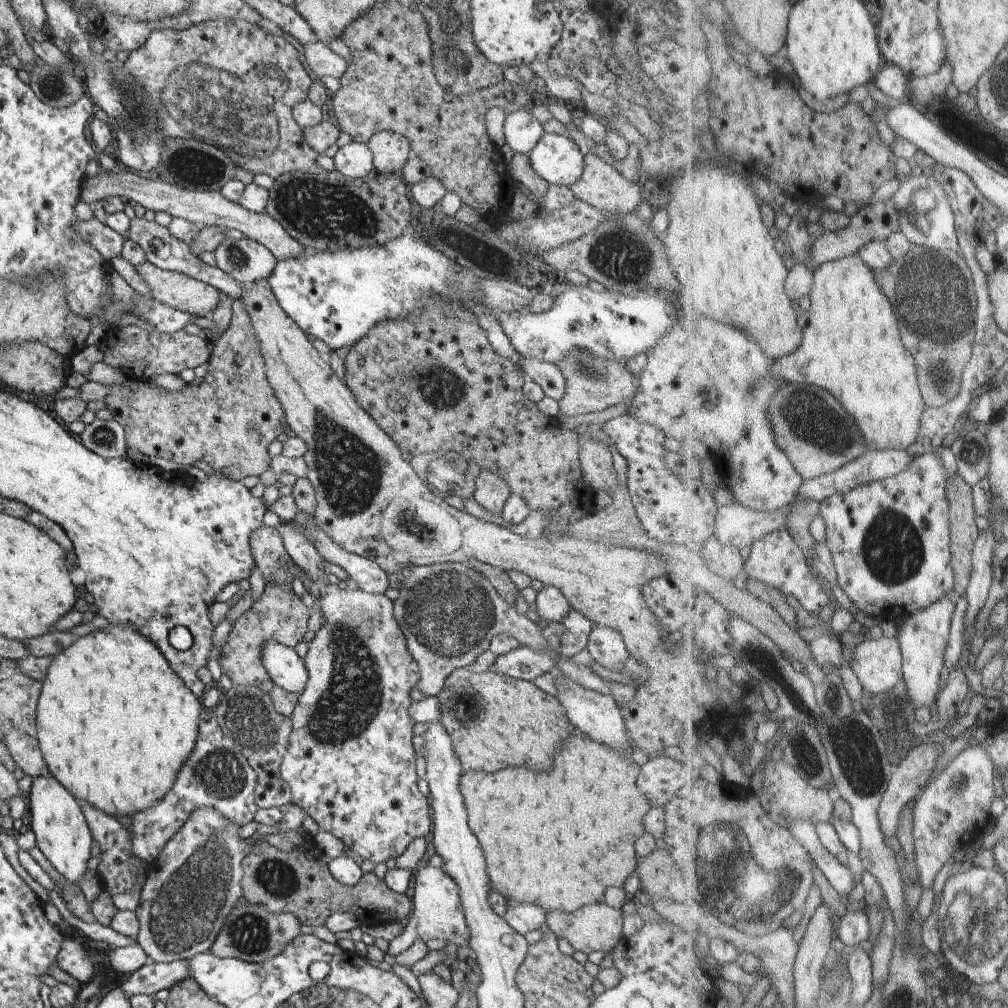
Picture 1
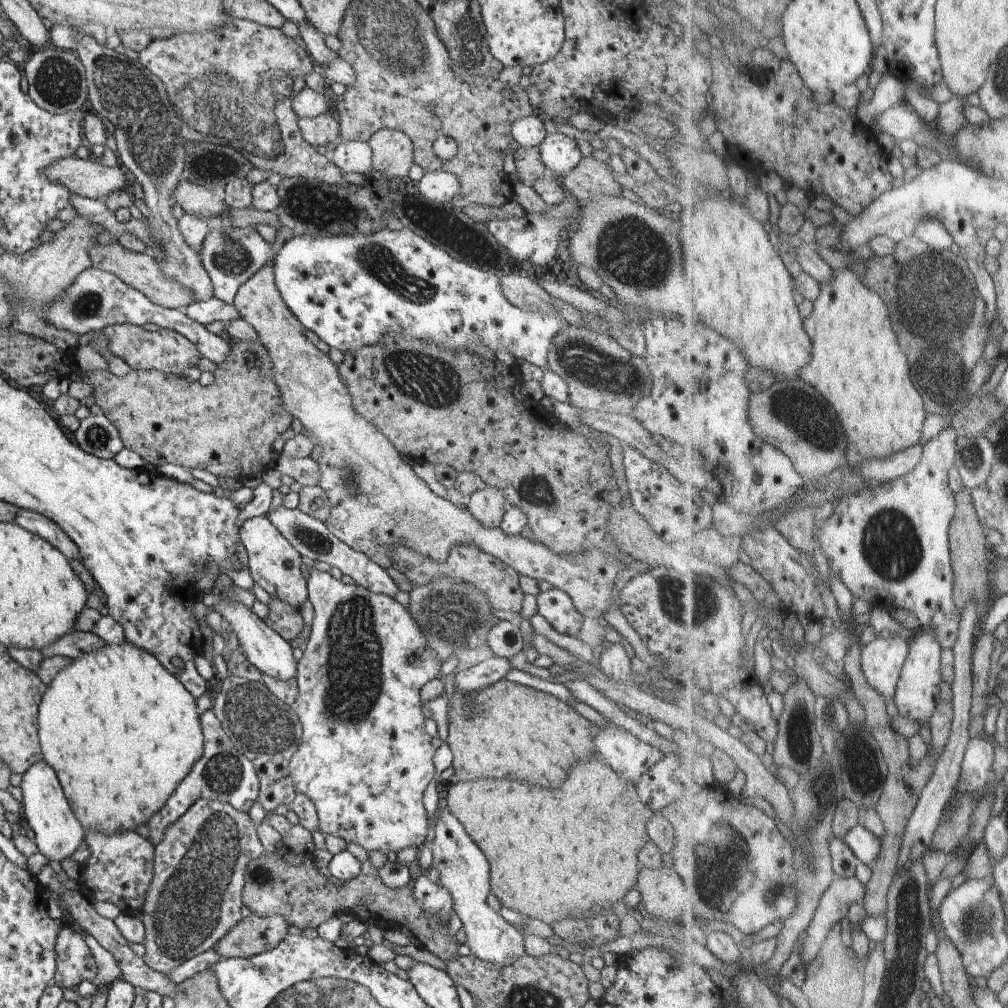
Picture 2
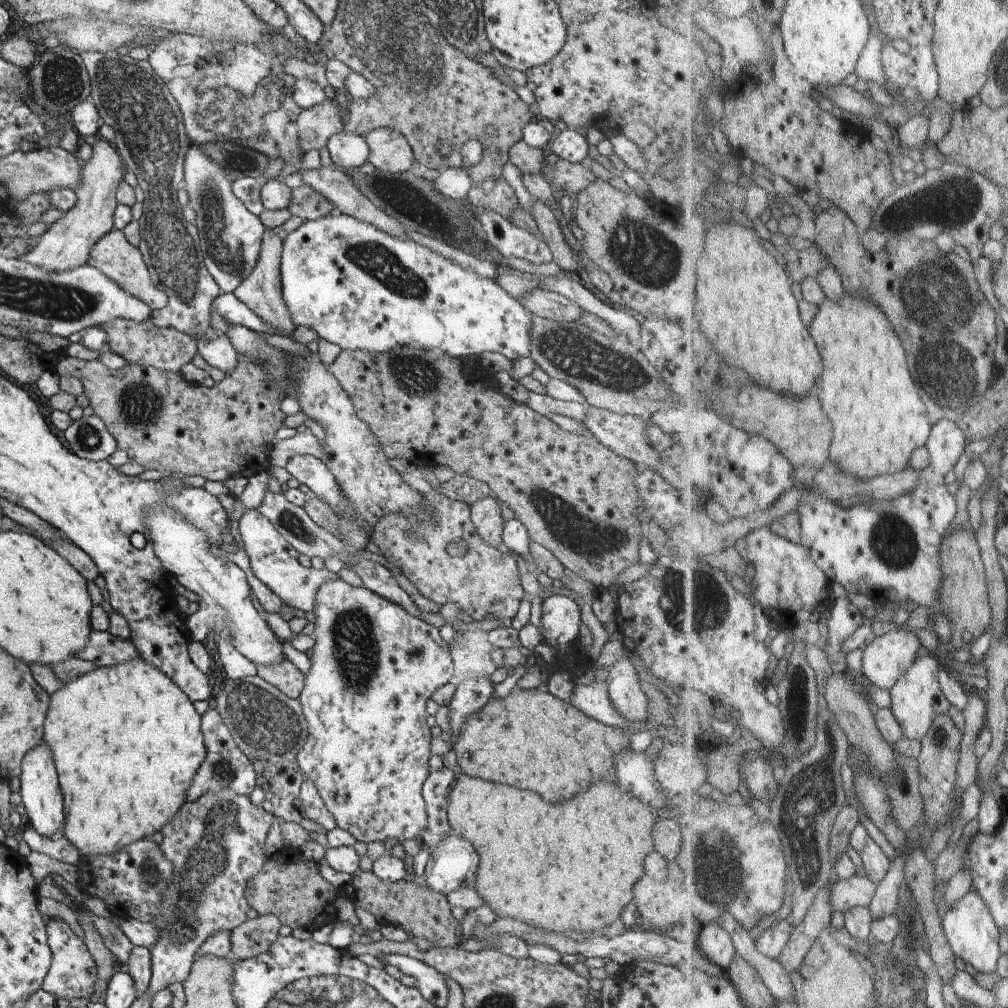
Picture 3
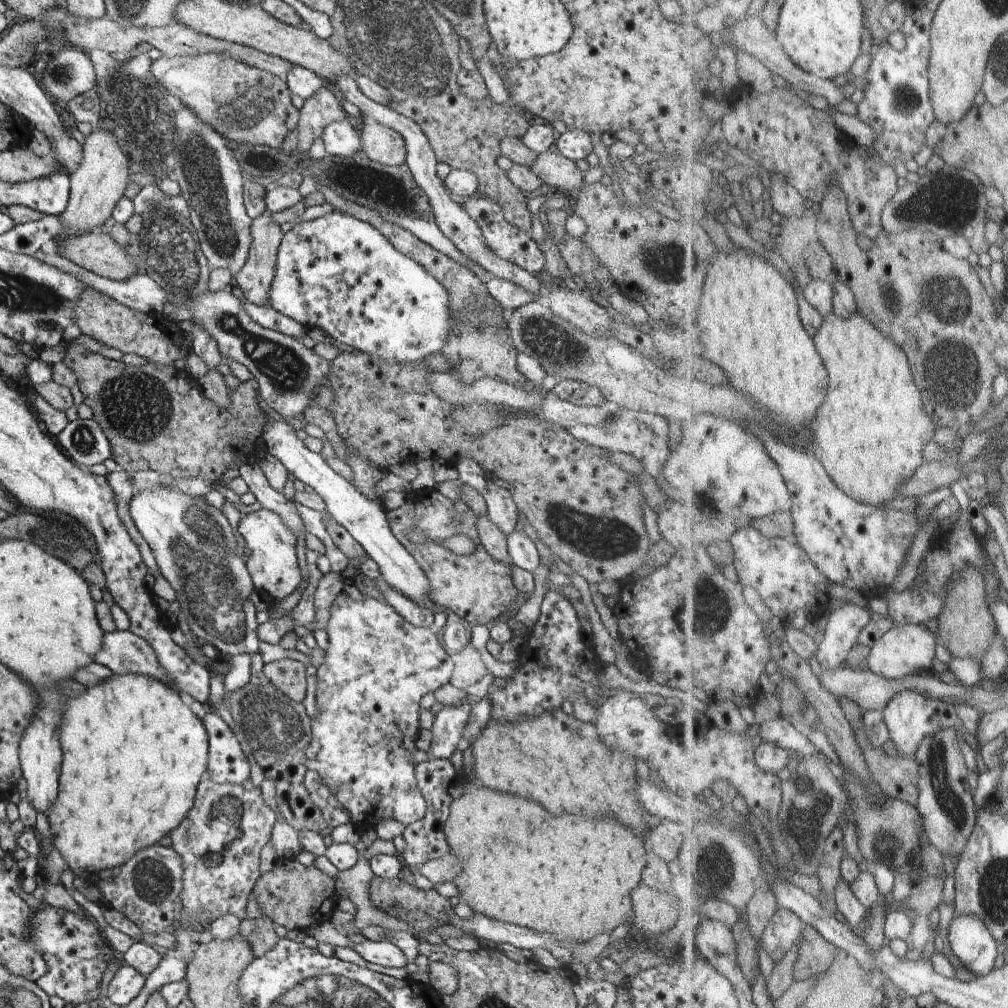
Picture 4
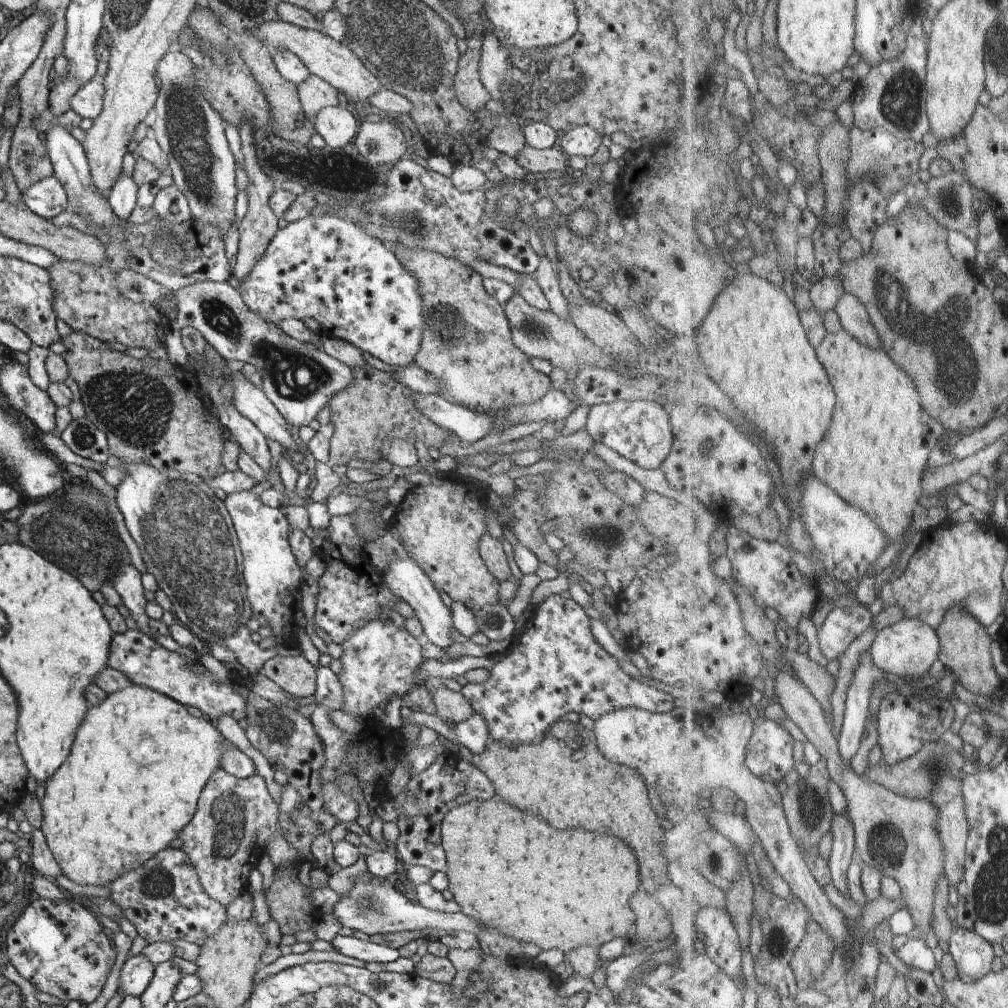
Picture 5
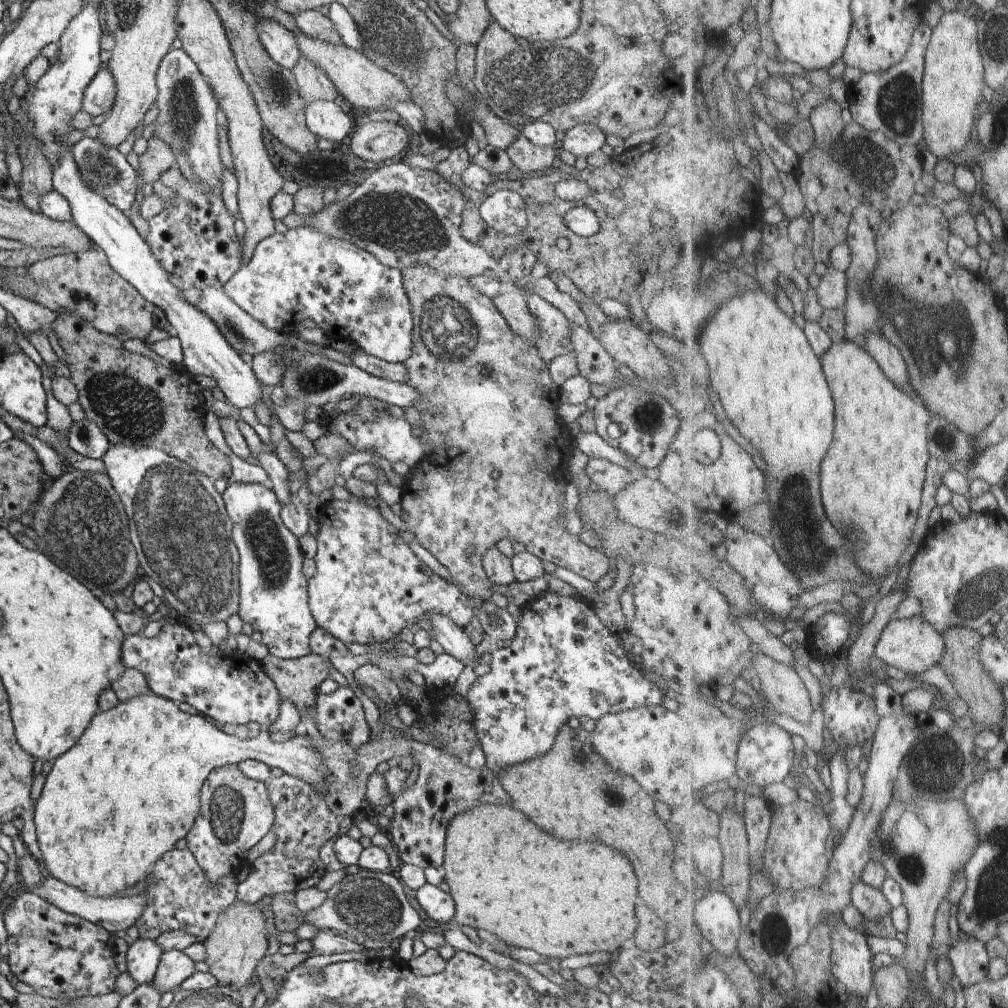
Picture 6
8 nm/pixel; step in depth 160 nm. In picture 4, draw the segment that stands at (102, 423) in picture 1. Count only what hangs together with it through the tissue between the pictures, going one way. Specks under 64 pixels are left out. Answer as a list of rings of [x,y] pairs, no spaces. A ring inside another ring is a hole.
[[[76,419],[69,422],[57,436],[64,450],[77,464],[87,467],[111,458],[111,444],[100,425],[92,419]]]

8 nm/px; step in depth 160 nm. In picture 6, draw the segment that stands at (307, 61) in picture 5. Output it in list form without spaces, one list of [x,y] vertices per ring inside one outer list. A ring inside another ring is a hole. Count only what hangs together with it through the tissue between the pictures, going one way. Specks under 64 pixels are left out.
[[[302,32],[299,36],[295,34],[295,39],[302,56],[322,67],[334,83],[337,92],[351,102],[354,108],[360,111],[364,109],[374,111],[378,108],[392,110],[400,101],[412,100],[410,89],[406,88],[402,80],[398,80],[394,73],[382,68],[377,61],[370,59],[364,52],[354,50],[344,44],[335,45],[313,39]]]

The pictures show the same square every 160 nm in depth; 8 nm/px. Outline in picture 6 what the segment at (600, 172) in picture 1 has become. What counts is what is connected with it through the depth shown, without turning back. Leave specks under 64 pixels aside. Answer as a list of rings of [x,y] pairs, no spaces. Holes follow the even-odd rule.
[[[521,131],[507,146],[506,150],[512,164],[522,172],[538,172],[554,164],[558,147],[541,147],[530,142]]]

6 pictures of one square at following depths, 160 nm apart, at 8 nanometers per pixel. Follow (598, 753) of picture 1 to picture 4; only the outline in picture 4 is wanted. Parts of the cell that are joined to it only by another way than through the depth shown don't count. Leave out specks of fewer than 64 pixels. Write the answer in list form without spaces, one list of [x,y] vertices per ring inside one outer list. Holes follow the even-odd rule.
[[[462,747],[457,748],[449,761],[455,766],[461,777],[459,784],[463,785],[466,792],[460,798],[454,799],[449,806],[449,815],[444,825],[444,834],[449,846],[450,852],[460,860],[462,866],[461,871],[454,878],[453,882],[470,908],[476,914],[487,916],[503,922],[508,922],[520,927],[527,927],[536,932],[546,932],[556,934],[558,936],[573,939],[580,943],[586,943],[595,937],[612,931],[626,922],[631,921],[633,917],[633,901],[632,892],[642,883],[642,870],[646,866],[646,850],[647,840],[634,836],[634,832],[620,824],[620,822],[574,822],[574,814],[564,814],[560,818],[552,818],[540,804],[518,798],[518,796],[510,796],[510,794],[502,794],[500,791],[484,787],[477,781],[469,781],[462,773]]]

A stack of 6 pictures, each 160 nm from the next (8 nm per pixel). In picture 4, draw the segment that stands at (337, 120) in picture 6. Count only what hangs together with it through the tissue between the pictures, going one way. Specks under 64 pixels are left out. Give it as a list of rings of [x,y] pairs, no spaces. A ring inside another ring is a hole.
[[[348,119],[331,122],[324,127],[320,137],[325,146],[322,154],[351,157],[362,149],[361,138]]]

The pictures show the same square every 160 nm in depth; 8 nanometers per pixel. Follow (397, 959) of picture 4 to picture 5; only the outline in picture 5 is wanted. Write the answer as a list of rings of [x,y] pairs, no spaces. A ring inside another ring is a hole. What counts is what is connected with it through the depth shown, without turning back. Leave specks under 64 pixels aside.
[[[337,934],[331,939],[331,942],[336,951],[366,962],[390,962],[401,956],[398,949],[374,943],[370,940],[362,940],[353,935]]]

